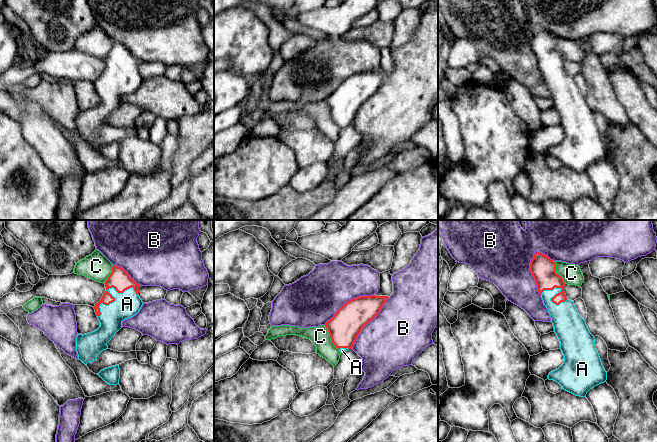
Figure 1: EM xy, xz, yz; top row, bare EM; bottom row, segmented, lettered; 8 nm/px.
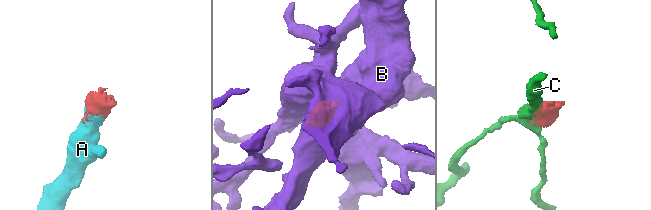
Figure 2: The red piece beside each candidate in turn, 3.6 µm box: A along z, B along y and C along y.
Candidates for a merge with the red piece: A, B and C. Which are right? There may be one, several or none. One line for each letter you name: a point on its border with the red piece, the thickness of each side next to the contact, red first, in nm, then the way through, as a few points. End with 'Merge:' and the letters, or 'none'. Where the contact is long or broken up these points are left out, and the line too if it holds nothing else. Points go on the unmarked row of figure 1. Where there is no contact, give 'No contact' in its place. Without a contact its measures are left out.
A: Touches red at xy (108, 68). Thickness 90 nm (red) against 200 nm
Merge: A

